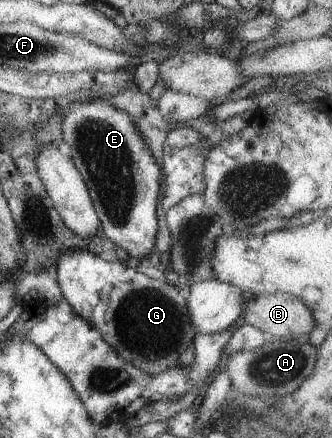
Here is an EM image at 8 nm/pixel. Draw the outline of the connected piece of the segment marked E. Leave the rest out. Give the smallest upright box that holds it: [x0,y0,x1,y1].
[62,98,163,263]

